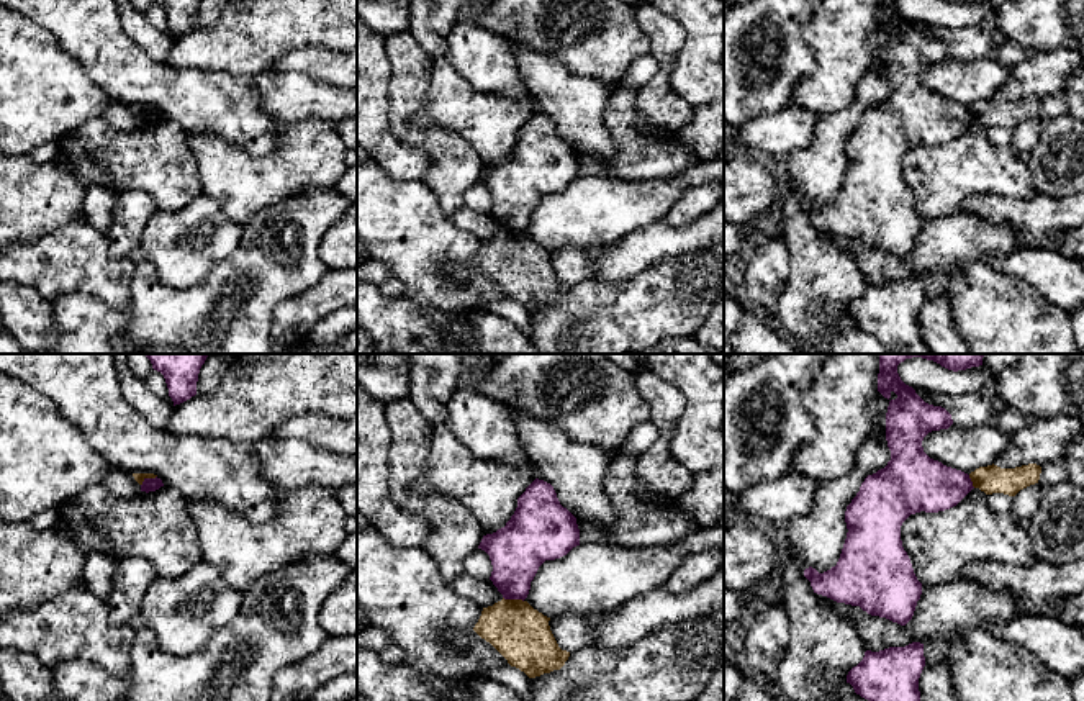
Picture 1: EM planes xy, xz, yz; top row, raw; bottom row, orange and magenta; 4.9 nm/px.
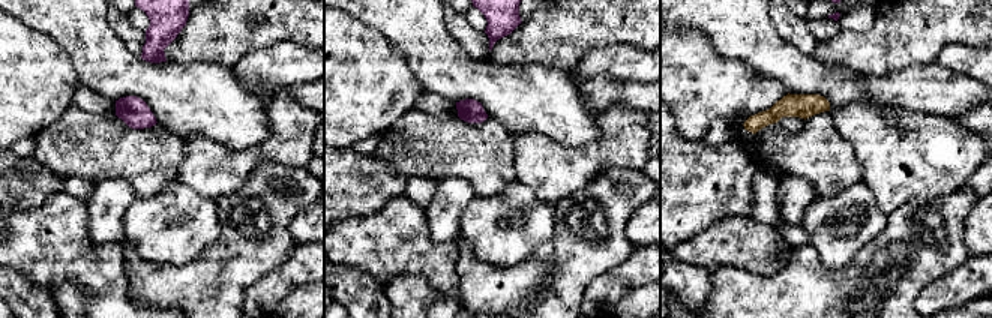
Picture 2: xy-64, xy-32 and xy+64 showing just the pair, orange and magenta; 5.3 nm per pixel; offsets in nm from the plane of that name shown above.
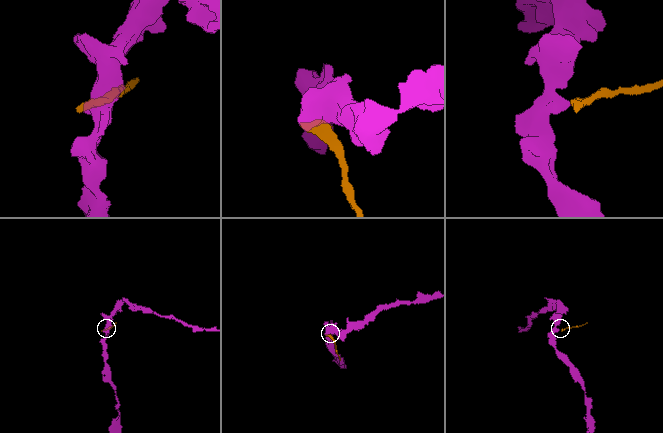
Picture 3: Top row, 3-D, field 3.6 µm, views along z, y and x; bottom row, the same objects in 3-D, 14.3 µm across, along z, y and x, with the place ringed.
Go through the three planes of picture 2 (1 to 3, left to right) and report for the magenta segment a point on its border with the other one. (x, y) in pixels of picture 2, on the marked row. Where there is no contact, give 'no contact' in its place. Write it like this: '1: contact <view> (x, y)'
1: no contact
2: no contact
3: no contact

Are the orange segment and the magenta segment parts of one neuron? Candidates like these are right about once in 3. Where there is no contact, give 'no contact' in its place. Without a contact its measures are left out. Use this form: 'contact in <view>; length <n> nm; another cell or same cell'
contact in xz; length 110 nm; another cell

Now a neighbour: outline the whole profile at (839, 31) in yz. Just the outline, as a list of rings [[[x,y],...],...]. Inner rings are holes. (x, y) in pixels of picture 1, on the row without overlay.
[[[824,0],[804,26],[817,67],[797,80],[789,105],[820,116],[838,111],[856,97],[860,79],[873,67],[868,36],[878,25],[879,0]]]

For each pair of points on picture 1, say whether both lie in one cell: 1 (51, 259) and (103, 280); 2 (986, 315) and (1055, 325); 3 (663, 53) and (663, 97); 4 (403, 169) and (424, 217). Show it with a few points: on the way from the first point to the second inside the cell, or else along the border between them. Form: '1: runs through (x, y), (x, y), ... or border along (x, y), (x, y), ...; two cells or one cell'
1: runs through (64, 261), (77, 261), (90, 269); one cell
2: runs through (1002, 318), (1009, 325), (1038, 325); one cell
3: runs through (663, 64), (663, 85); one cell
4: border along (375, 159), (395, 179), (420, 180); two cells

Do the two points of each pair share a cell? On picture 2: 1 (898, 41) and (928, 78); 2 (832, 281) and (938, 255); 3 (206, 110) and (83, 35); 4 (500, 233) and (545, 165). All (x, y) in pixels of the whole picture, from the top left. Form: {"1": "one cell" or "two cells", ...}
{"1": "two cells", "2": "one cell", "3": "one cell", "4": "two cells"}

